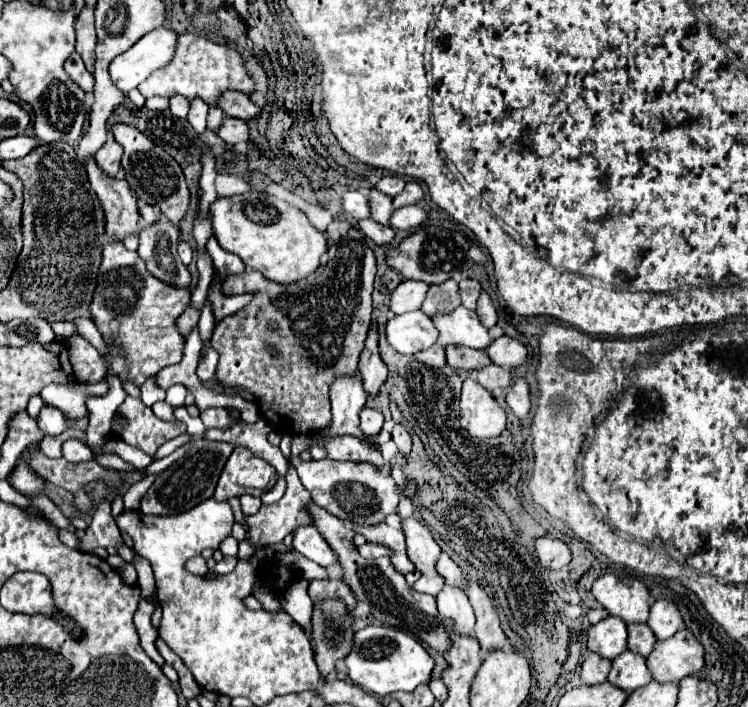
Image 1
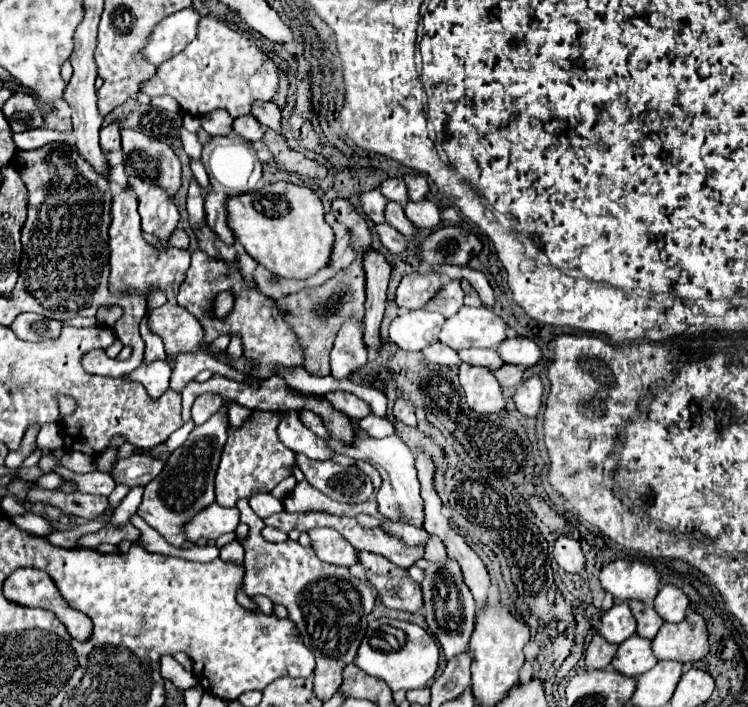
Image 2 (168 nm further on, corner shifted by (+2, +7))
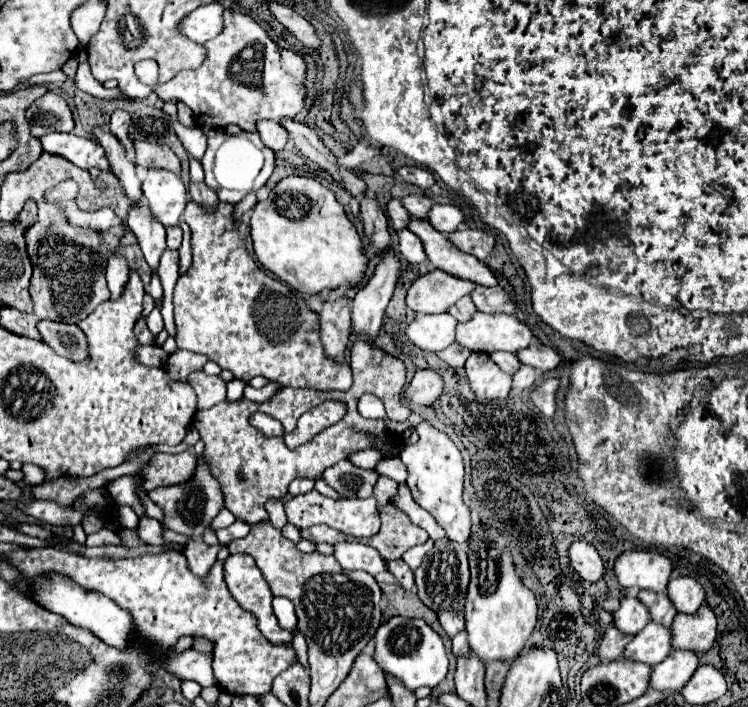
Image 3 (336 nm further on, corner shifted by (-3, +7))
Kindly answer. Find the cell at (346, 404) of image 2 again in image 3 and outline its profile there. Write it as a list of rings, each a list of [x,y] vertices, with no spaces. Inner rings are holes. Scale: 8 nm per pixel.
[[[189,202],[183,212],[183,220],[193,232],[193,264],[189,272],[177,280],[173,296],[177,348],[207,356],[221,368],[231,370],[233,376],[241,378],[243,382],[249,382],[255,376],[265,376],[267,380],[281,382],[291,388],[313,388],[321,392],[349,390],[353,384],[351,368],[347,364],[337,366],[325,358],[317,334],[317,314],[307,308],[301,294],[293,292],[281,280],[271,278],[255,264],[255,260],[247,254],[245,244],[237,236],[237,224],[231,220],[231,214],[233,206],[221,202],[211,214],[203,212],[195,202]]]

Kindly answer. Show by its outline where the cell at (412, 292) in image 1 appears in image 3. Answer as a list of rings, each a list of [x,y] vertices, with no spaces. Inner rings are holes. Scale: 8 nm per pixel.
[[[433,270],[413,280],[407,292],[407,306],[417,314],[439,314],[453,306],[453,302],[457,302],[461,296],[471,294],[475,286],[477,284],[469,280]]]

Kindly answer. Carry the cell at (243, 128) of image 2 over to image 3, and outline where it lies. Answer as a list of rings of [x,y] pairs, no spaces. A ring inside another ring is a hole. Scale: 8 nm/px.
[[[259,120],[257,134],[261,136],[263,144],[275,152],[283,150],[287,146],[287,140],[289,140],[289,134],[285,132],[285,128],[273,120]]]

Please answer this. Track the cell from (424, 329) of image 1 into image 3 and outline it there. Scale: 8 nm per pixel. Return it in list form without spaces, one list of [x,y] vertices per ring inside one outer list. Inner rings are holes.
[[[419,314],[405,328],[405,336],[421,350],[439,352],[455,342],[457,320],[451,314]]]

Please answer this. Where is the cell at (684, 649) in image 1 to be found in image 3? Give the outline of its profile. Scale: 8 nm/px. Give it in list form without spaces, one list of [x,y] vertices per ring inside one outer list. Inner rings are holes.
[[[703,604],[695,614],[677,614],[671,624],[671,646],[675,650],[691,650],[695,654],[705,654],[717,636],[717,620],[713,610]]]

